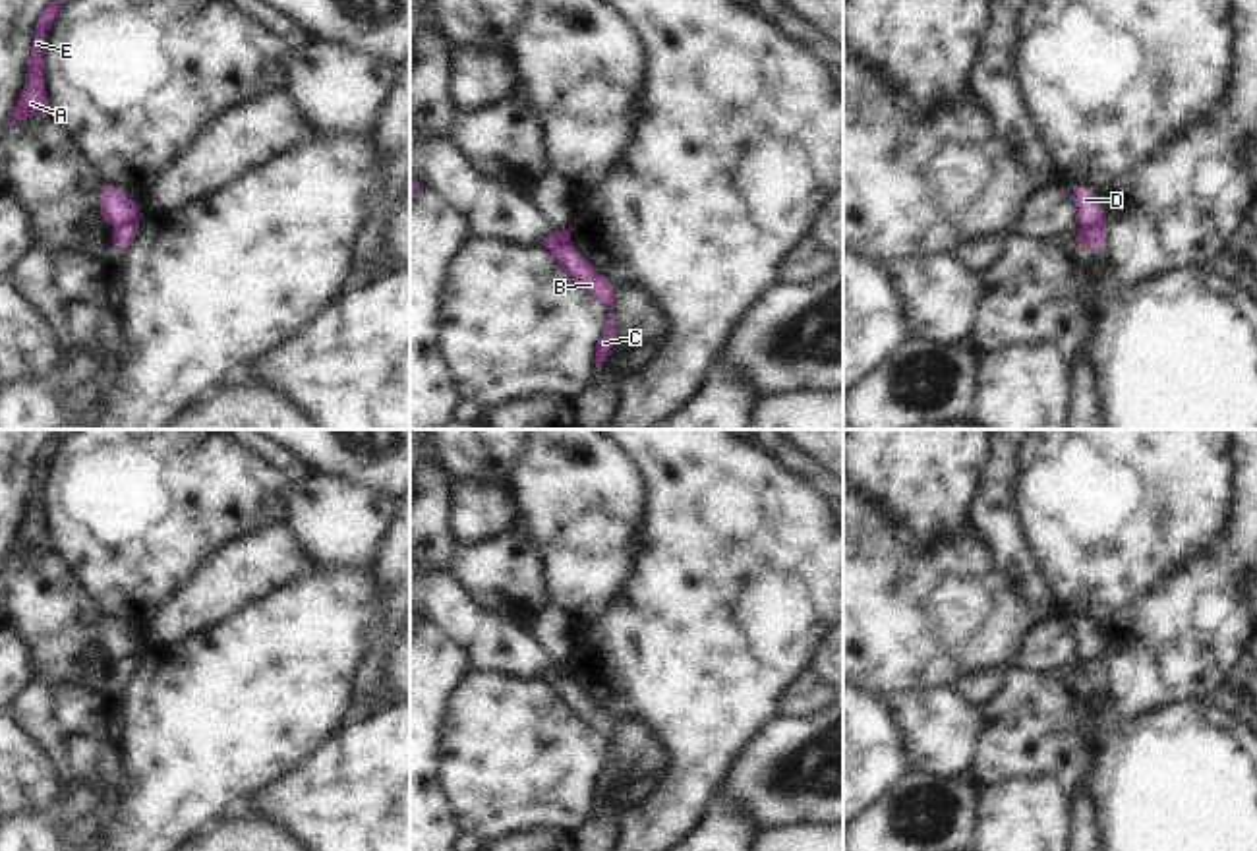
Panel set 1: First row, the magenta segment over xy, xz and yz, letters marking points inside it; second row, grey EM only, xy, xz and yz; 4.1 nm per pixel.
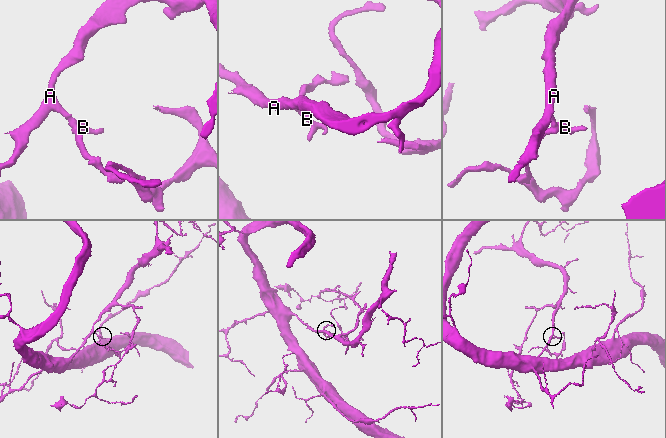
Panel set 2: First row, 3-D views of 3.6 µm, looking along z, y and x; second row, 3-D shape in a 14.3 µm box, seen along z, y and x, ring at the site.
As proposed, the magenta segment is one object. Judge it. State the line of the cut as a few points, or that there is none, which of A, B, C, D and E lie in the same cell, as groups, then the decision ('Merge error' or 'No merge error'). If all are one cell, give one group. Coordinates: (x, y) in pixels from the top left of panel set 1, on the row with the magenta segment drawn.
Split along xy (136, 215), (115, 227). Groups: A D E / B C. Merge error.

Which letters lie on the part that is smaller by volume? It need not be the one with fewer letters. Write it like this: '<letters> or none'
B, C.

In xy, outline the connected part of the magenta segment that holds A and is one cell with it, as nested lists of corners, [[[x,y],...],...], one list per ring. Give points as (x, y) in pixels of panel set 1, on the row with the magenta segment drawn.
[[[52,0],[35,25],[35,41],[31,56],[27,60],[25,87],[21,89],[17,104],[12,116],[8,118],[6,126],[10,126],[15,120],[27,120],[31,116],[48,114],[48,99],[44,91],[44,70],[43,70],[43,44],[50,23],[62,10],[62,4],[64,0]]]

